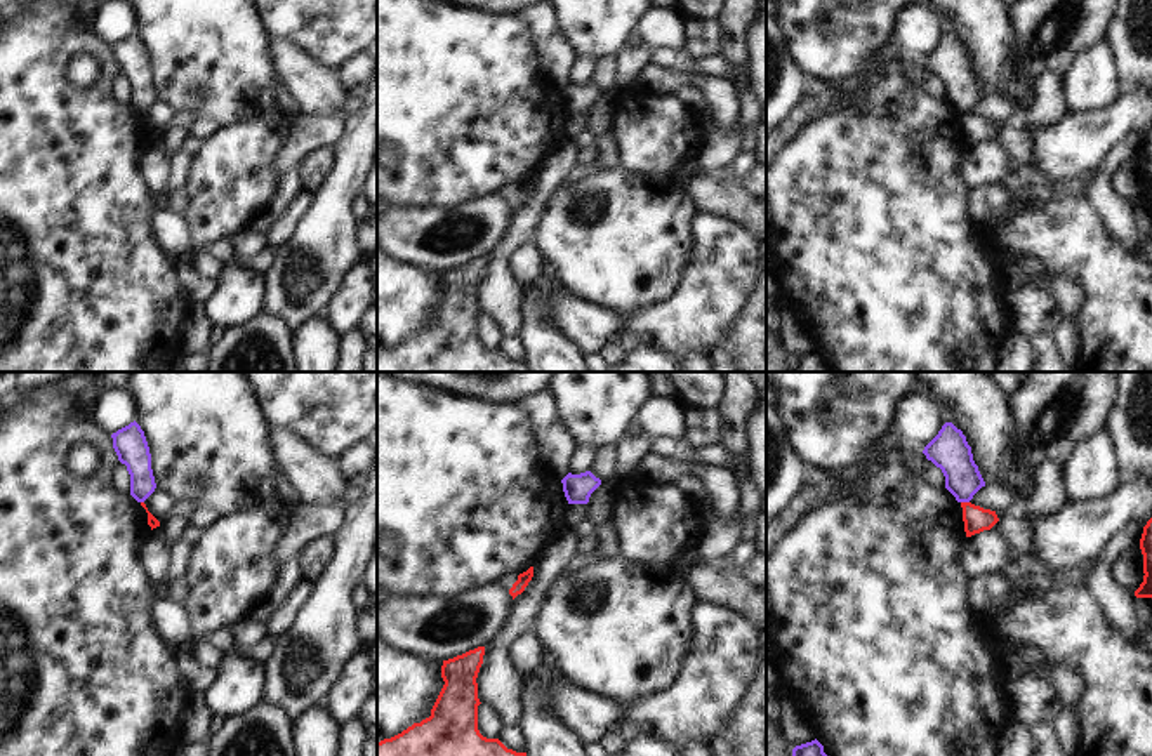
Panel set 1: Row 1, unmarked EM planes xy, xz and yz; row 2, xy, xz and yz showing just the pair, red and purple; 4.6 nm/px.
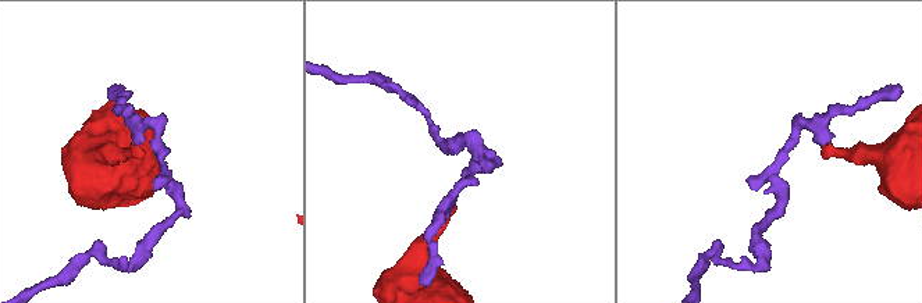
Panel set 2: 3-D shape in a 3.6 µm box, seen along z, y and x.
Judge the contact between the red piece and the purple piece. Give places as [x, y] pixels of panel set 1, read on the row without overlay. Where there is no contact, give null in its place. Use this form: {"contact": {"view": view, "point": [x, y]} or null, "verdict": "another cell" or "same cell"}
{"contact": {"view": "yz", "point": [965, 113]}, "verdict": "another cell"}

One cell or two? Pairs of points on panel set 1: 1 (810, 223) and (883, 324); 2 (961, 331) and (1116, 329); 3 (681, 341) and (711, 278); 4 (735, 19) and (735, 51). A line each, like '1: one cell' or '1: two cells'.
1: one cell
2: two cells
3: one cell
4: one cell

